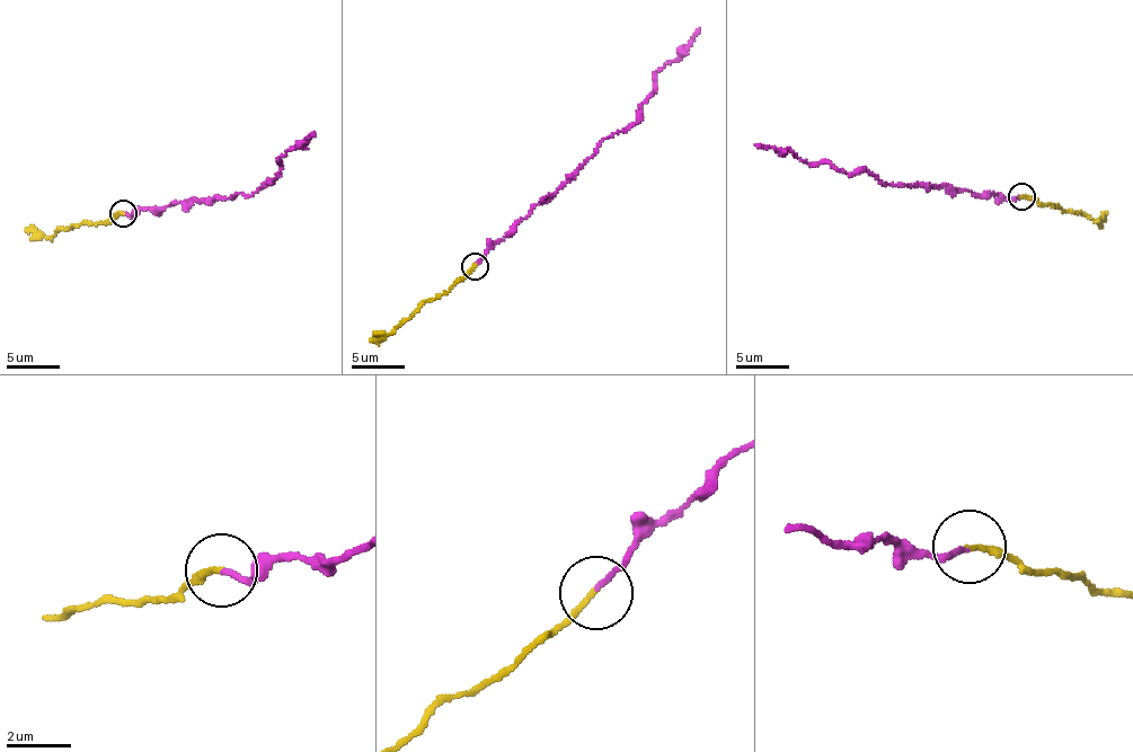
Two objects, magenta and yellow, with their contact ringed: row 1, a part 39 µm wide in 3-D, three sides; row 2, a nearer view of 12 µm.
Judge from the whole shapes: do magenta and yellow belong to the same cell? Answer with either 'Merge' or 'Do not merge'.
Do not merge

